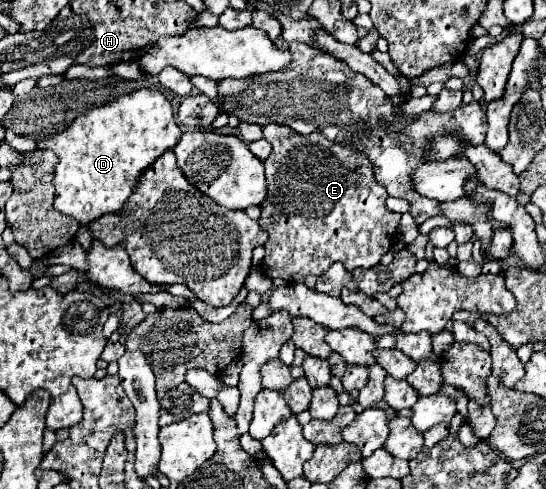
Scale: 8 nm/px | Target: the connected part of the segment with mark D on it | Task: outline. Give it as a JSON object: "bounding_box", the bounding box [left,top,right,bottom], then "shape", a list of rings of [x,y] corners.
{"bounding_box":[39,88,181,226],"shape":[[[141,88],[133,94],[125,94],[105,106],[91,108],[87,114],[79,116],[65,132],[49,136],[39,142],[39,148],[53,150],[59,156],[59,164],[55,168],[55,208],[71,218],[75,218],[81,226],[89,226],[93,220],[103,214],[121,212],[125,200],[137,186],[139,176],[167,150],[171,150],[181,140],[181,130],[175,124],[175,116],[169,100],[159,90]]]}

